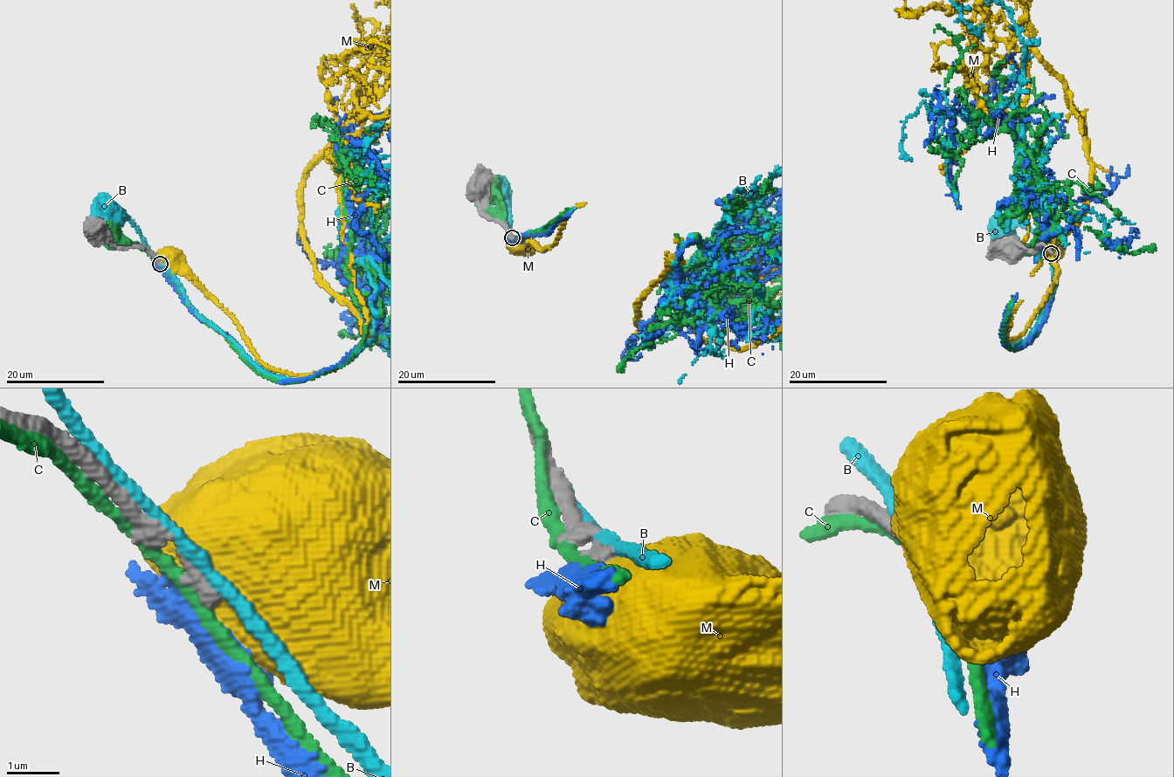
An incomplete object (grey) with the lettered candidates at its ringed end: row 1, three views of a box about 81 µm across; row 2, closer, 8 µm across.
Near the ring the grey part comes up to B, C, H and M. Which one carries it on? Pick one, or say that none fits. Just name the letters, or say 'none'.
none

